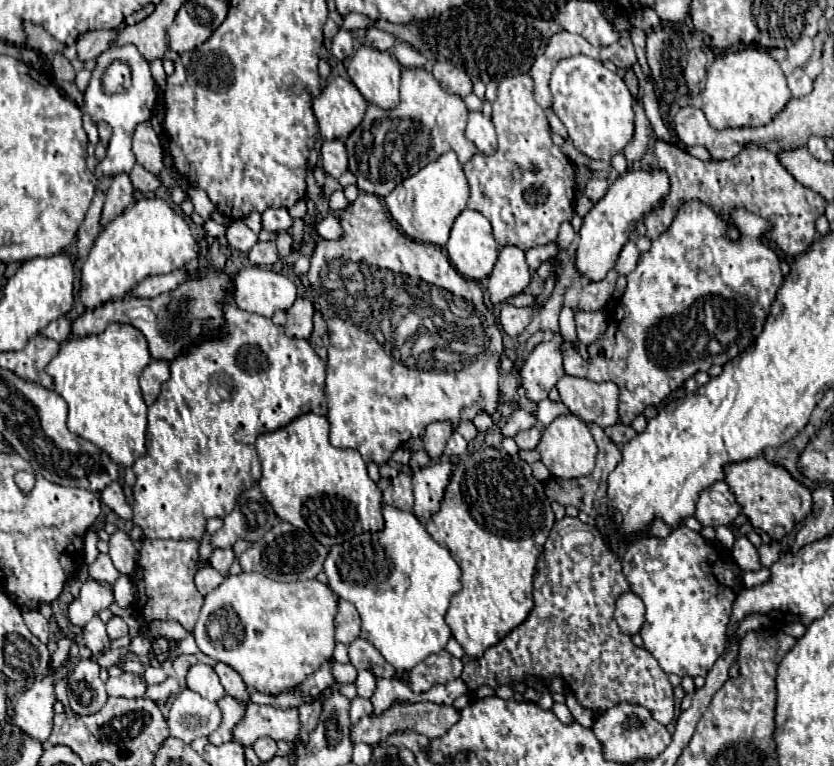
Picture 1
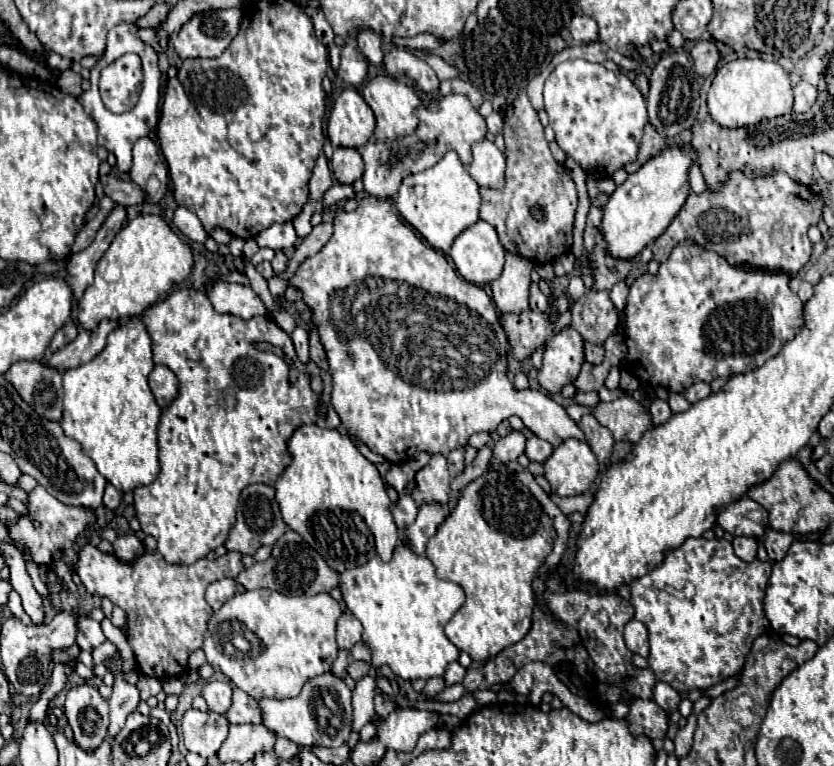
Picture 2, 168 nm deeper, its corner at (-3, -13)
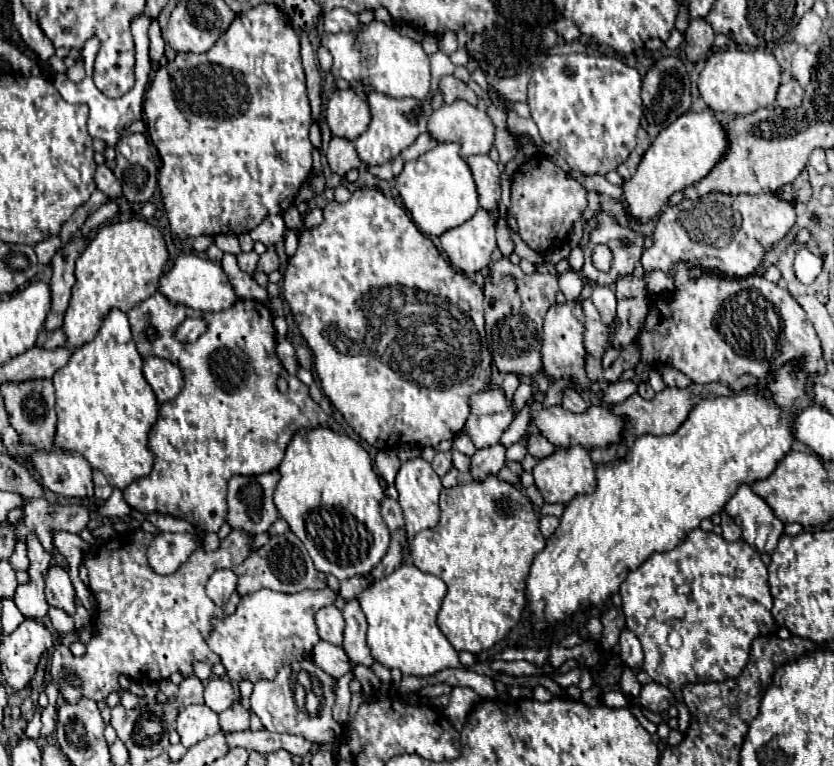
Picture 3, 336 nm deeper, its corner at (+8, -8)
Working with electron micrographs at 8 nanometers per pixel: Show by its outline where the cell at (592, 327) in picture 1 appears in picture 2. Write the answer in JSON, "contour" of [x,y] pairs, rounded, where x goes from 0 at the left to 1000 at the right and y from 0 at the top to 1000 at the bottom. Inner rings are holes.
{"contour":[[[700,448],[700,456],[703,456],[703,471],[705,471],[705,474],[710,474],[710,477],[719,477],[719,474],[724,471],[724,453]]]}

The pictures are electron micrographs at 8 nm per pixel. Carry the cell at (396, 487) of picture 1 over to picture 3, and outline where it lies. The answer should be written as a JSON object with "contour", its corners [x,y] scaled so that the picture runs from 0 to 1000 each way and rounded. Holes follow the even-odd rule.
{"contour":[[[462,650],[459,653],[459,658],[457,658],[457,674],[459,674],[459,679],[462,679],[462,684],[466,687],[469,695],[476,692],[476,689],[481,689],[486,684],[483,666],[481,666],[478,655],[471,653],[471,650]]]}

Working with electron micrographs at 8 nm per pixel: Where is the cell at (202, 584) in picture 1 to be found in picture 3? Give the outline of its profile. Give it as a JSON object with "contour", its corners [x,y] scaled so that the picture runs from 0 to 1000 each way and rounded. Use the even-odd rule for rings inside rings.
{"contour":[[[258,744],[246,762],[246,773],[260,791],[267,791],[275,783],[282,765],[284,765],[284,752],[277,744]]]}

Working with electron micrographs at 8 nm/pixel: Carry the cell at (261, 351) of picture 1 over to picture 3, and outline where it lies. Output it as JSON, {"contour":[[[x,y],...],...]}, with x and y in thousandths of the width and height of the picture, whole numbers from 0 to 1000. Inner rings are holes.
{"contour":[[[186,381],[162,397],[152,413],[167,462],[210,473],[222,493],[219,509],[207,522],[193,527],[191,546],[179,564],[179,587],[186,598],[181,619],[147,640],[150,655],[164,668],[188,668],[231,684],[231,697],[191,692],[176,718],[179,739],[188,749],[205,749],[241,713],[246,695],[263,695],[267,687],[275,624],[332,614],[347,572],[361,559],[390,556],[392,543],[373,520],[371,504],[342,486],[330,454],[327,413],[318,397],[289,392],[270,407],[241,410],[239,405],[227,405],[227,399],[207,397],[193,381]],[[222,415],[248,418],[248,433],[229,449],[210,441],[210,431]],[[179,423],[186,431],[183,441],[174,436]],[[337,491],[344,496],[342,512],[332,504]]]}

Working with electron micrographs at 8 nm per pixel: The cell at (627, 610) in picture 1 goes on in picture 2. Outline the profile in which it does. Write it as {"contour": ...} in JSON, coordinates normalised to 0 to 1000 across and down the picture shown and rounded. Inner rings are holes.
{"contour":[[[758,808],[748,821],[748,834],[751,834],[751,845],[758,852],[765,852],[770,858],[777,855],[777,821],[772,819],[772,813]]]}

